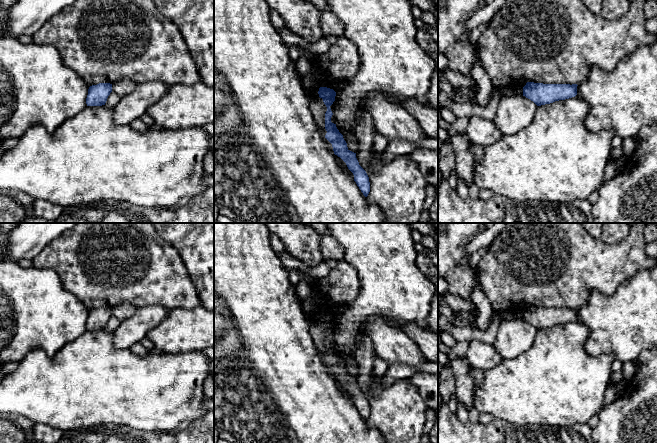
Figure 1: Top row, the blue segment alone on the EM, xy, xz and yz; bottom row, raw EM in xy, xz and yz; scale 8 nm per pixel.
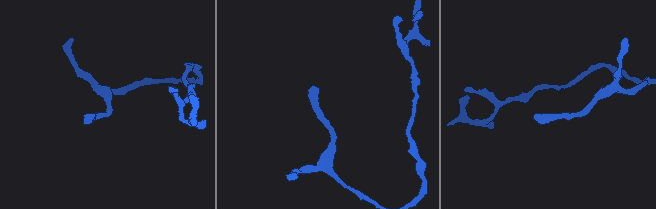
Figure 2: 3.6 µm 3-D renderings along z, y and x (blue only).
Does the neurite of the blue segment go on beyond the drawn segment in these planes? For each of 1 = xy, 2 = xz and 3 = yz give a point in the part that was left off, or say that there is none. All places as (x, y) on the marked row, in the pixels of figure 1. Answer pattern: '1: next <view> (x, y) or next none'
1: next none
2: next none
3: next none

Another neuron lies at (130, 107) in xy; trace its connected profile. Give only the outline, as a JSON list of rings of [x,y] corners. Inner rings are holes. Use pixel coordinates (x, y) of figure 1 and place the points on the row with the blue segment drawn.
[[[161,81],[137,83],[135,89],[122,97],[119,103],[112,107],[114,122],[119,125],[130,125],[146,113],[147,109],[160,100],[168,91],[170,85]]]

